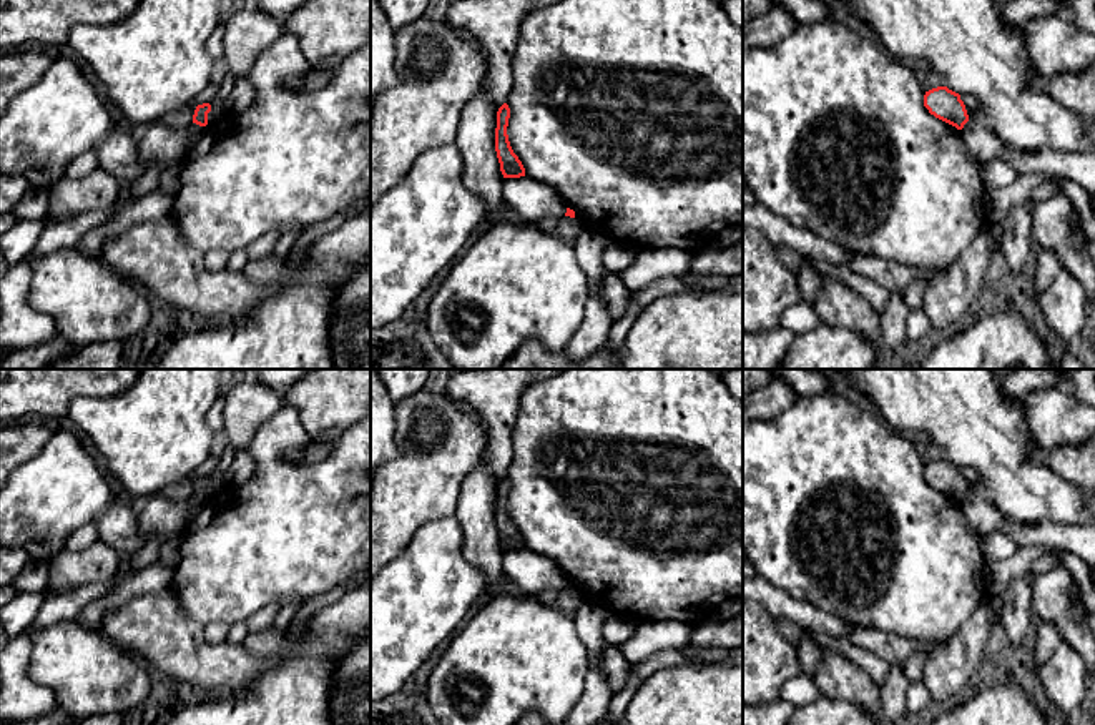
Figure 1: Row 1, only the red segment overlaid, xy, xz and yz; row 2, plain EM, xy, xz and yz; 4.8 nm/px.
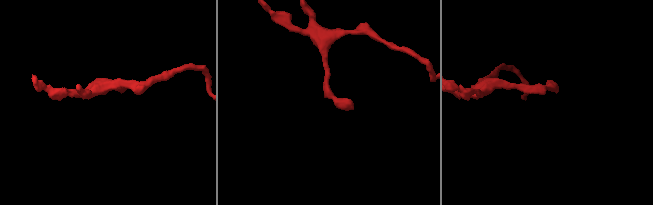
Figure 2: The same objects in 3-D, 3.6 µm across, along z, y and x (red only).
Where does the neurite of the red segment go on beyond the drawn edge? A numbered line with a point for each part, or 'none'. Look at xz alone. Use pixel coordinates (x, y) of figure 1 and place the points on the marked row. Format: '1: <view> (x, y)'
none

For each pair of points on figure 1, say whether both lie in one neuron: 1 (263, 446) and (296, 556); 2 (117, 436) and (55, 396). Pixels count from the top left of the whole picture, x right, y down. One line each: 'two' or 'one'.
1: one
2: two

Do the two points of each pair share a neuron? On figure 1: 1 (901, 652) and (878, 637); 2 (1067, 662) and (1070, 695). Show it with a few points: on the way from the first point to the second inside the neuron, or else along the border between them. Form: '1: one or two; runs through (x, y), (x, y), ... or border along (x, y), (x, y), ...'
1: one; runs through (896, 649), (883, 642)
2: one; runs through (1067, 670), (1067, 687)

